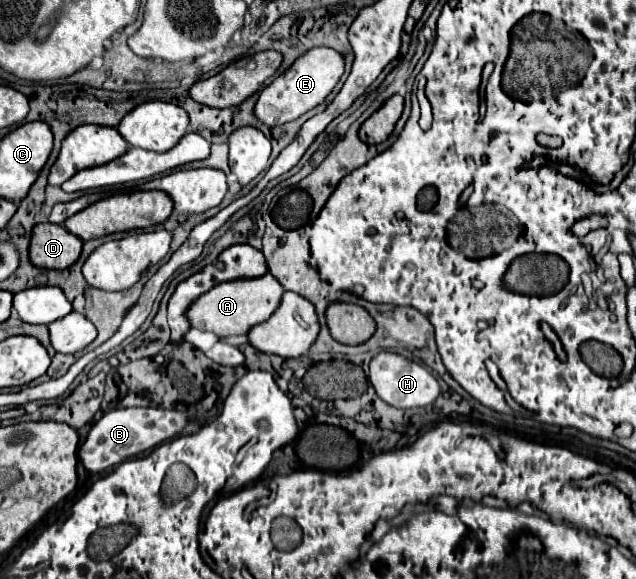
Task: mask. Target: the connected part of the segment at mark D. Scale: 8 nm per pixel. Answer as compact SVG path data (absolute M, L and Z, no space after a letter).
M39 223L33 227L29 261L39 269L67 269L81 255L83 241L63 225Z

